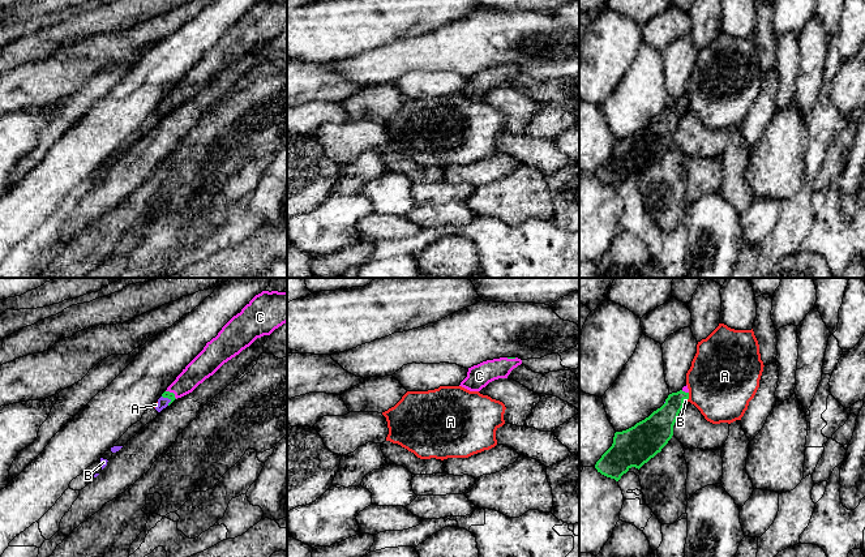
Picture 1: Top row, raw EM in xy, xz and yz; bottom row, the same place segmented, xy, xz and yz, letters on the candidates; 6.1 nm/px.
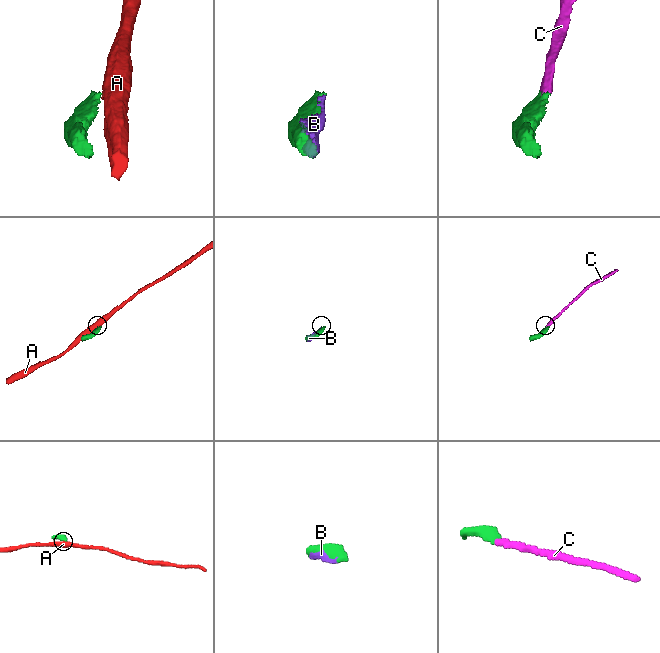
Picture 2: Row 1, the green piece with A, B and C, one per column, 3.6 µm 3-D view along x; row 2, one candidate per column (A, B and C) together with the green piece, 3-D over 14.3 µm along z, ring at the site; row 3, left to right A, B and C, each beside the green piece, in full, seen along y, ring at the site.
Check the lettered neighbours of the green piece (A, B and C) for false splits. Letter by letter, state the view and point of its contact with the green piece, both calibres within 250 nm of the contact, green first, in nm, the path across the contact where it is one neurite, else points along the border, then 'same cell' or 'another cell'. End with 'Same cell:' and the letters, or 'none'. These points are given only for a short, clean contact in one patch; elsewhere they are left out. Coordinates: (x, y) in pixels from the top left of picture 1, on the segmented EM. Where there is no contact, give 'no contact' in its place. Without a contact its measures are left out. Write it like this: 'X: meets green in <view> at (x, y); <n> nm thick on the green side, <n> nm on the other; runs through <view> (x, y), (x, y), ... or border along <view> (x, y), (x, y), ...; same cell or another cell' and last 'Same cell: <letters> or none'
A: meets green in yz at (688, 397); 180 nm thick on the green side, 440 nm on the other; border along yz (689, 393), (688, 399); another cell
B: meets green in xy at (168, 398); 50 nm thick on the green side, 60 nm on the other; same cell
C: meets green in xy at (172, 393); 50 nm thick on the green side, 150 nm on the other; runs through xy (166, 394), (172, 393), (202, 365); same cell
Same cell: B, C

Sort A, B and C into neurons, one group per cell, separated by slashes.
A / B C

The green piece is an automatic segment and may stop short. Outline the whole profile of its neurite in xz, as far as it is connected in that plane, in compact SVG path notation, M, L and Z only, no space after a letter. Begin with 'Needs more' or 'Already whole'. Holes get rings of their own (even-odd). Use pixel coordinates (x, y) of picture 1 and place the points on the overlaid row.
Needs more. M500 357L483 361L468 368L467 377L459 386L470 391L480 391L494 380L508 378L510 372L521 364L522 360L518 357Z

